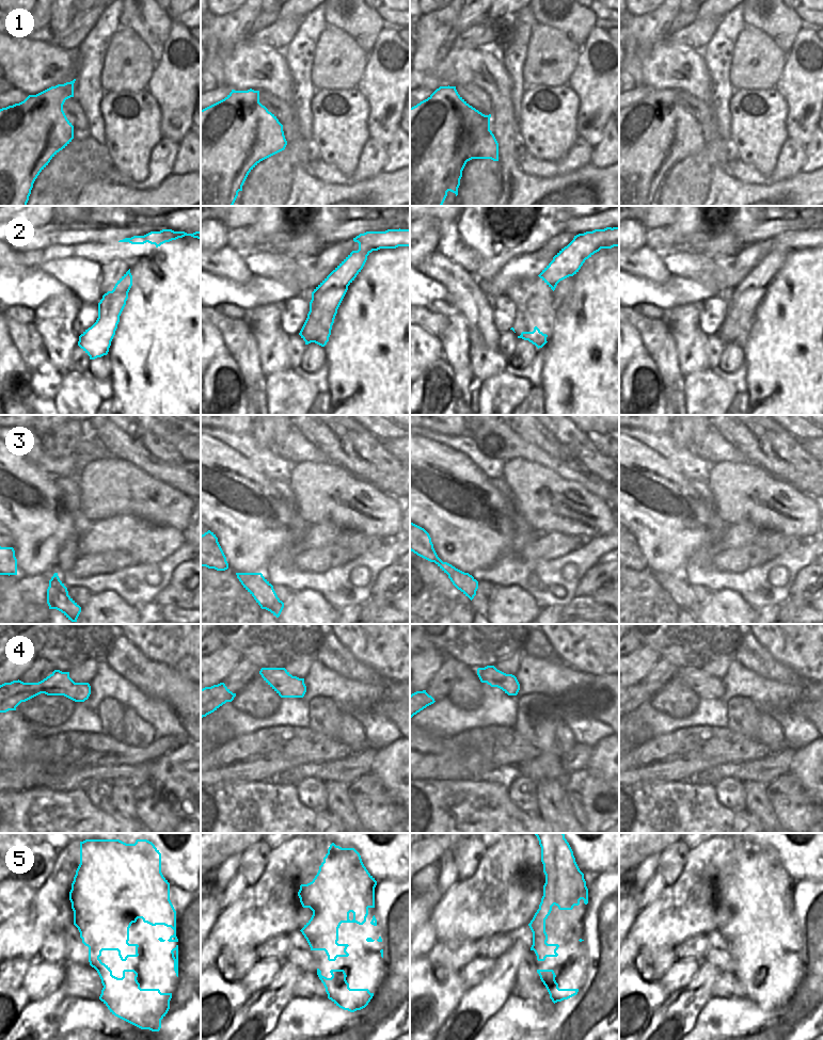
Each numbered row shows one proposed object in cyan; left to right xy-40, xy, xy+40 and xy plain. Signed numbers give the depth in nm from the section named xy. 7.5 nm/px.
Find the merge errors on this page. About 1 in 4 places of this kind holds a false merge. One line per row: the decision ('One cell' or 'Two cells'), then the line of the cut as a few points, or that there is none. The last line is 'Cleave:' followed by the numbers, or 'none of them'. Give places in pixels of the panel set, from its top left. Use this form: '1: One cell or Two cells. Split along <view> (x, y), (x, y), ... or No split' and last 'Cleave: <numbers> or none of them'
1: One cell. No split
2: Two cells. Split along xy+40 (573, 239), (594, 234), (602, 248)
3: Two cells. Split along xy (237, 574), (246, 574), (253, 577), (262, 575)
4: One cell. No split
5: Two cells. Split along xy+40 (551, 843), (555, 851), (555, 904)
Cleave: 2, 3, 5.

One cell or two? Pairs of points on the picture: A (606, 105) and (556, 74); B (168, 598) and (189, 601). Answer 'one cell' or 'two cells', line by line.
A: two cells
B: one cell

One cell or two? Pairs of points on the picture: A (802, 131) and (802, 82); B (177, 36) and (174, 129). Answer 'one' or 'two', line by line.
A: one
B: one

